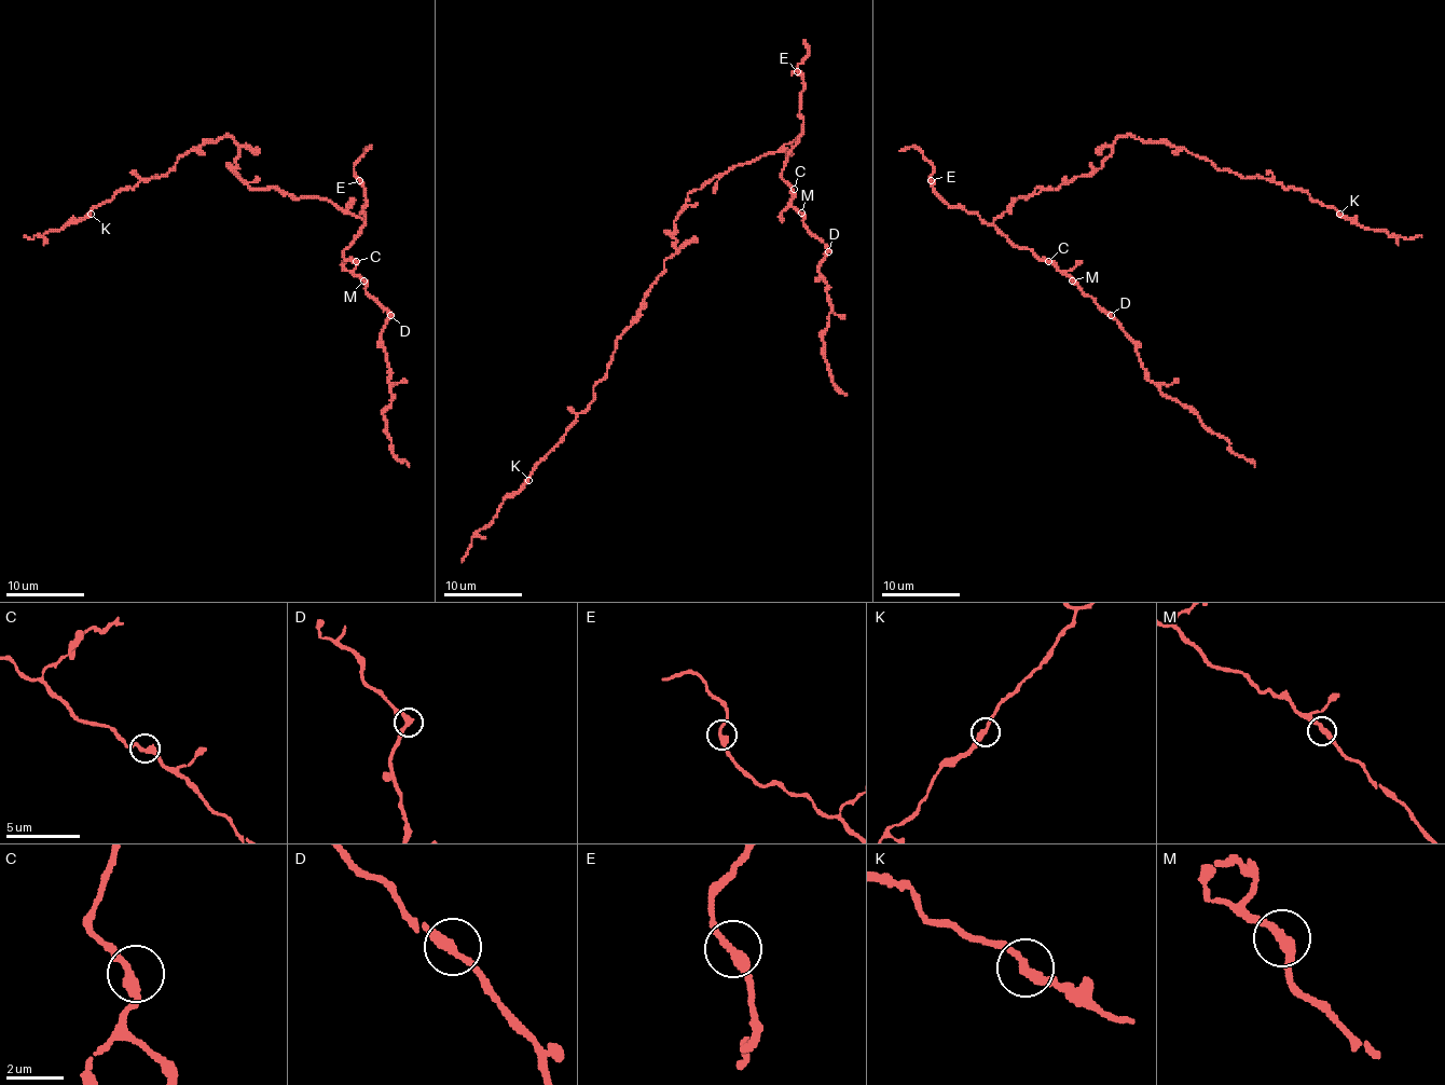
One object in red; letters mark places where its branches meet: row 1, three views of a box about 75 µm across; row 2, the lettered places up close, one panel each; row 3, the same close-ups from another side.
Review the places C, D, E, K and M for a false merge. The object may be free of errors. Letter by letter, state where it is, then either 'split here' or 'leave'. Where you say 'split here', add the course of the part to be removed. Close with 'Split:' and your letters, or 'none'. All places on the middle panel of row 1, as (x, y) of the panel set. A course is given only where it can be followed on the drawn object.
C: (794, 189) | leave
D: (828, 251) | leave
E: (797, 71) | leave
K: (528, 480) | leave
M: (801, 213) | leave
Split: none

